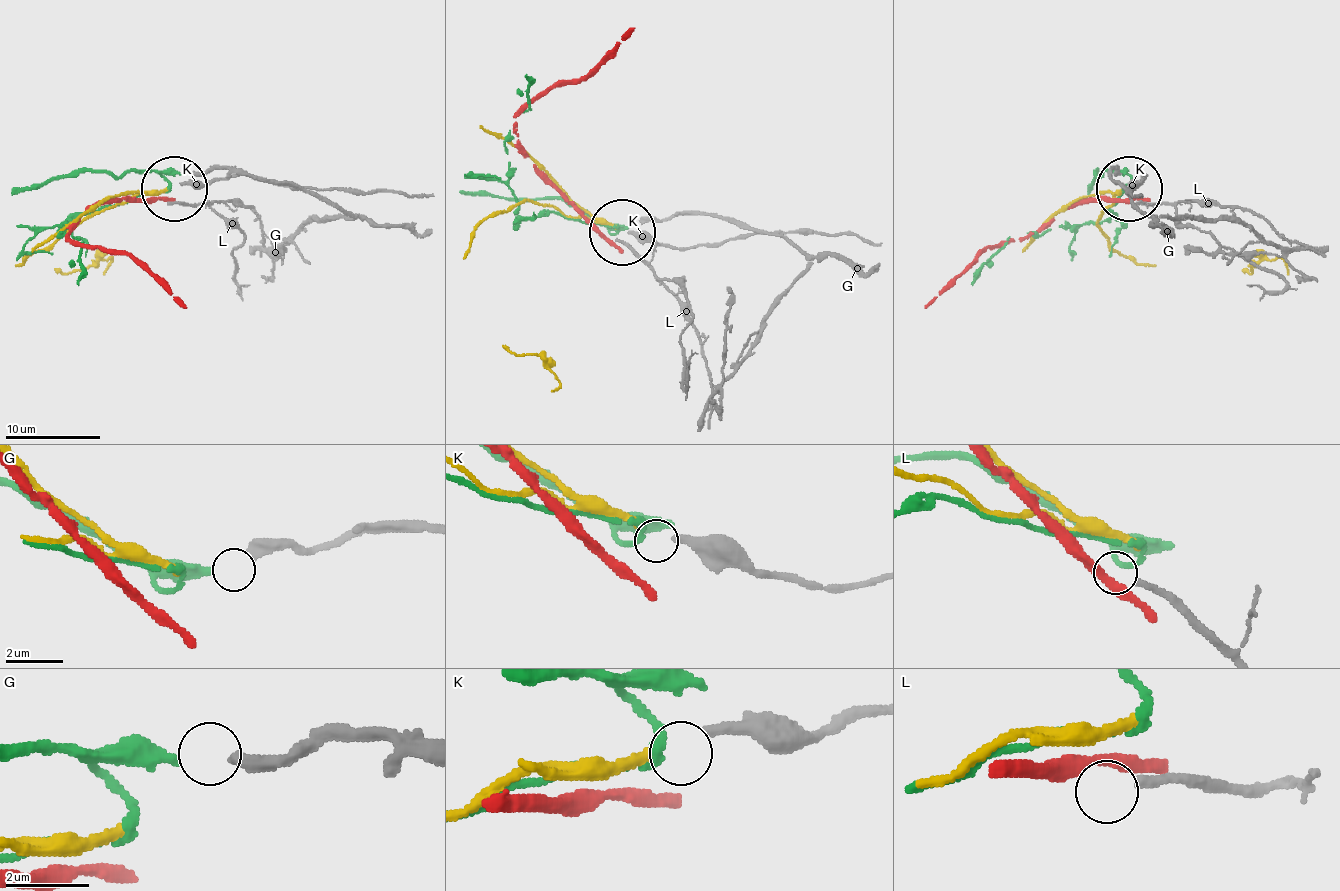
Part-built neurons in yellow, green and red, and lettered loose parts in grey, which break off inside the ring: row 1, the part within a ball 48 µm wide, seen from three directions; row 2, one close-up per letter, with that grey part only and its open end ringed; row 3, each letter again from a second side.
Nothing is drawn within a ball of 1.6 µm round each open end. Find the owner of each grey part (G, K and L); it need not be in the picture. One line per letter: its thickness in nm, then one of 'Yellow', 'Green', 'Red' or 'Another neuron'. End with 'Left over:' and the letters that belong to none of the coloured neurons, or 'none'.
G: Thickness 380 nm. Green
K: Thickness 320 nm. Yellow
L: Thickness 220 nm. Another neuron
Left over: L

